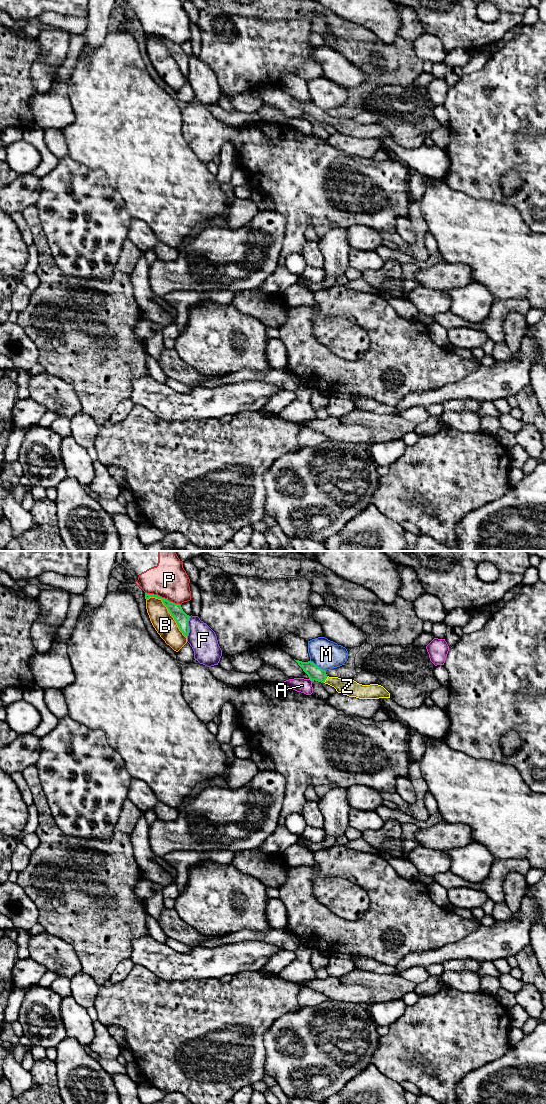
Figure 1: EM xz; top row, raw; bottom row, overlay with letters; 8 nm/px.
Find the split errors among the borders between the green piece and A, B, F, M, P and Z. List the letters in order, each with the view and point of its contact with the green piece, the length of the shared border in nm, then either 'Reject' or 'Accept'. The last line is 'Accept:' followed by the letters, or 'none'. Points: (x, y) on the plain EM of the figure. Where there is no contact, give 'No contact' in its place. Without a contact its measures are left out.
A: Touches green at xz (310, 119). Shared border 40 nm. Reject
B: Touches green at xz (168, 50). Shared border 440 nm. Reject
F: Touches green at xz (188, 66). Shared border 170 nm. Reject
M: Touches green at xz (317, 106). Shared border 160 nm. Reject
P: Touches green at xz (163, 38). Shared border 300 nm. Reject
Z: Touches green at xz (326, 118). Shared border 70 nm. Accept
Accept: Z

